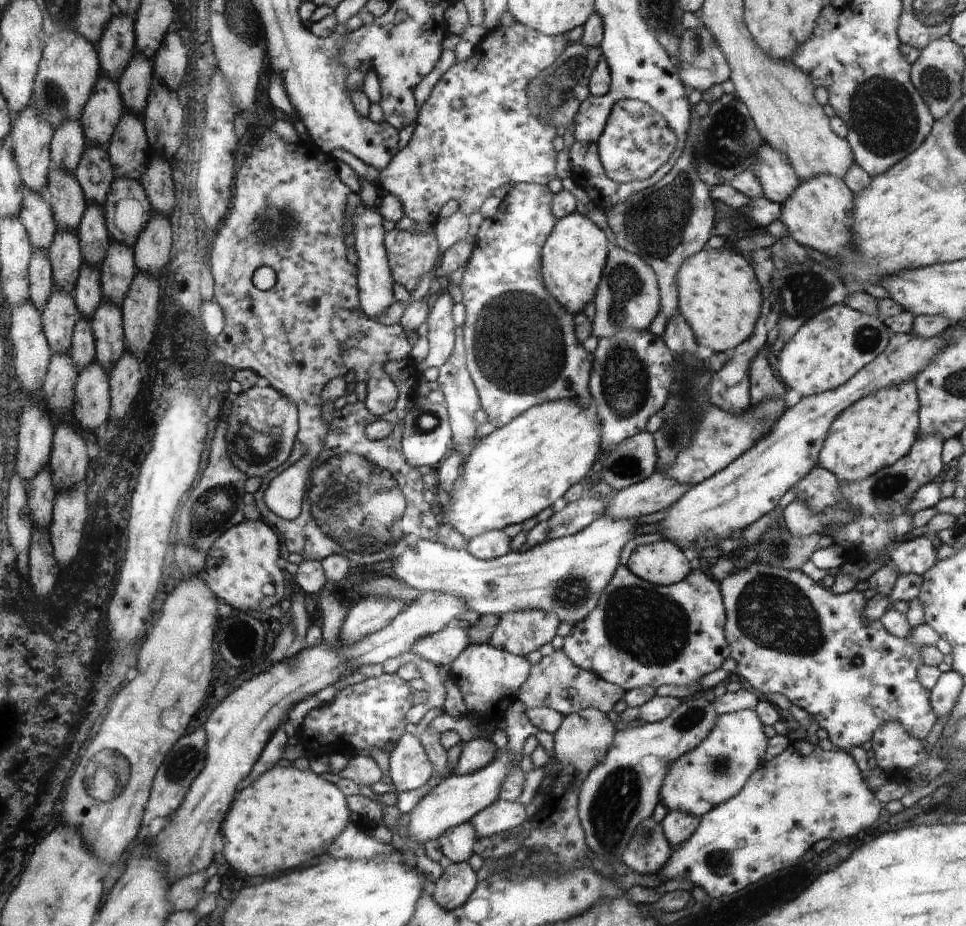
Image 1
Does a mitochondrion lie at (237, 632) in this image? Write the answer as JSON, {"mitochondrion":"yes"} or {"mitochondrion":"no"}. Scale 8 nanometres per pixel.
{"mitochondrion":"yes"}

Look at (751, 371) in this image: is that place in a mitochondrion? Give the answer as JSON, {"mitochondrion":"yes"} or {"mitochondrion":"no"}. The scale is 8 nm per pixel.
{"mitochondrion":"no"}

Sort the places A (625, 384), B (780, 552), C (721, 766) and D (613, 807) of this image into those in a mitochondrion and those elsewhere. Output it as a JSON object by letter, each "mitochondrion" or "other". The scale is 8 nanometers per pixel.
{"A":"mitochondrion","B":"mitochondrion","C":"mitochondrion","D":"mitochondrion"}

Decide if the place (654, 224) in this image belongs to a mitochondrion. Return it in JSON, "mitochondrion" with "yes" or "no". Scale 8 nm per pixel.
{"mitochondrion":"yes"}

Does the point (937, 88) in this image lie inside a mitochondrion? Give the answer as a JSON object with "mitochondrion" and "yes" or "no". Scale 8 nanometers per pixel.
{"mitochondrion":"yes"}

